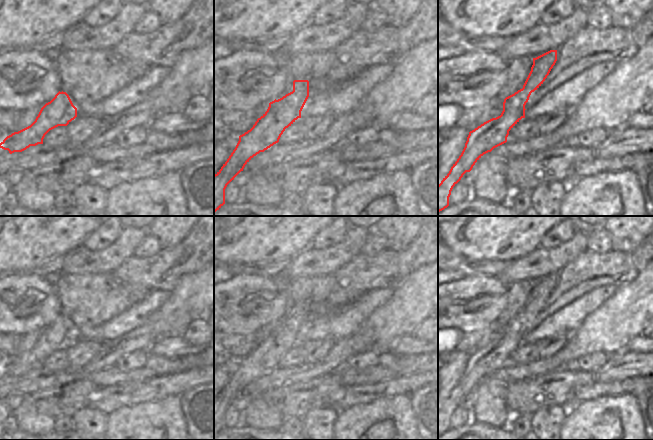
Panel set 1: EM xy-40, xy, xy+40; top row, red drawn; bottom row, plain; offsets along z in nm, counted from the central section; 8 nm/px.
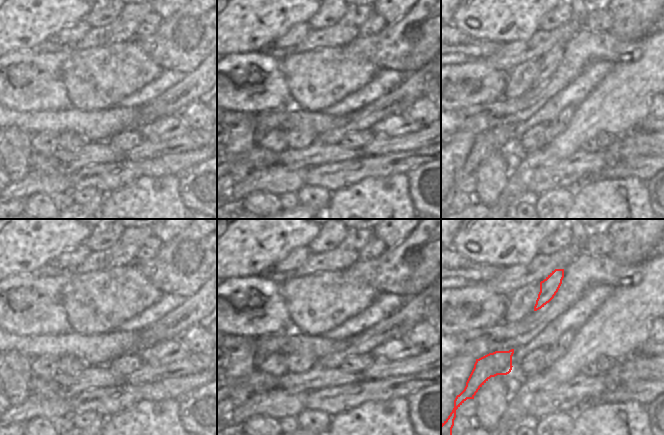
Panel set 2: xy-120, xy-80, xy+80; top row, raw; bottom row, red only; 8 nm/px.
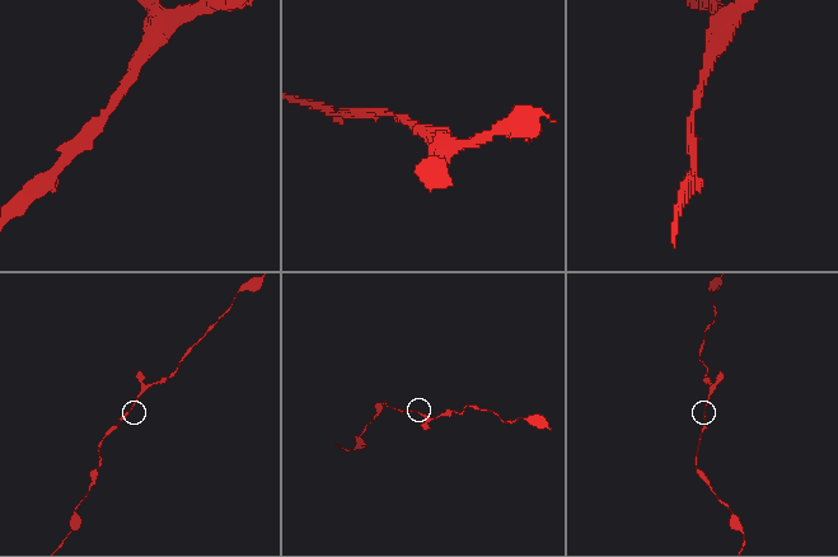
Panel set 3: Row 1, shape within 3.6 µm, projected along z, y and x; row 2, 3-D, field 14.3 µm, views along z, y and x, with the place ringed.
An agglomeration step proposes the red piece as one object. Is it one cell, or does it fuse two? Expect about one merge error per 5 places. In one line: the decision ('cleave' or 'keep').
keep

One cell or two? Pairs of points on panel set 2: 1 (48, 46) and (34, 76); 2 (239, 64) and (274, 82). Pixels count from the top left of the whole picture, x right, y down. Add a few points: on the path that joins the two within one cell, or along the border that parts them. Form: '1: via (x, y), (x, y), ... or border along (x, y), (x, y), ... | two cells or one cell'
1: border along (67, 46), (54, 52), (34, 50) | two cells
2: via (249, 63), (251, 61), (255, 62), (270, 72) | one cell

